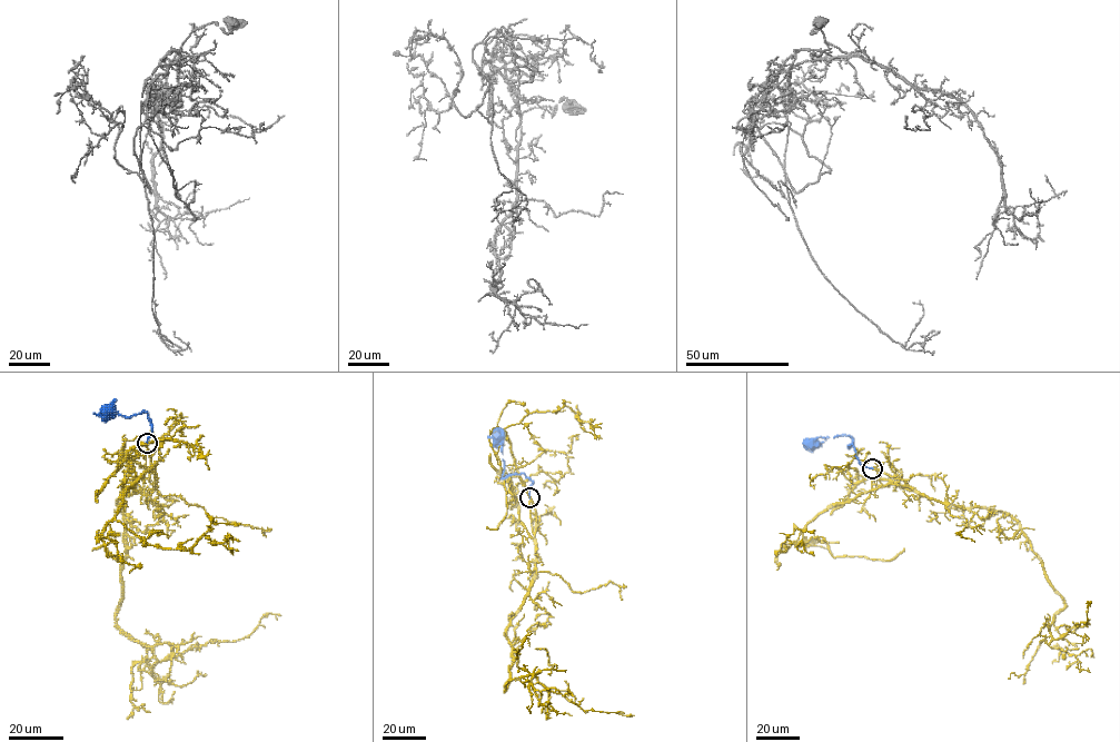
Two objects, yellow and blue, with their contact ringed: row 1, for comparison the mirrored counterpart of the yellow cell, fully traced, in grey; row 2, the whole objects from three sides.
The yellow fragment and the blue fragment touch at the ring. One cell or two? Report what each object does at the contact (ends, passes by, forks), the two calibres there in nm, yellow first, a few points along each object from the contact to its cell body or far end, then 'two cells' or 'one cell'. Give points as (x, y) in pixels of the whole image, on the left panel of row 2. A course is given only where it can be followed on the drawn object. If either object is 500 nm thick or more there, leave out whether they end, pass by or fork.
calibres 600 and 460 nm; course yellow (147, 443), (155, 485), (118, 501), (117, 625), (157, 661), (247, 637), (267, 613), (281, 615); course blue (147, 443), (151, 428), (147, 414), (124, 417), (111, 408), (115, 401), (106, 414); one cell

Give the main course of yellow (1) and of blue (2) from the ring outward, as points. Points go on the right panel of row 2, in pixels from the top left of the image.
1: (872, 468), (940, 502), (1009, 513), (1063, 600), (1049, 629), (1054, 639), (1086, 623), (1090, 603)
2: (872, 468), (860, 463), (853, 445), (849, 448), (852, 443), (849, 436), (819, 437), (811, 445)

